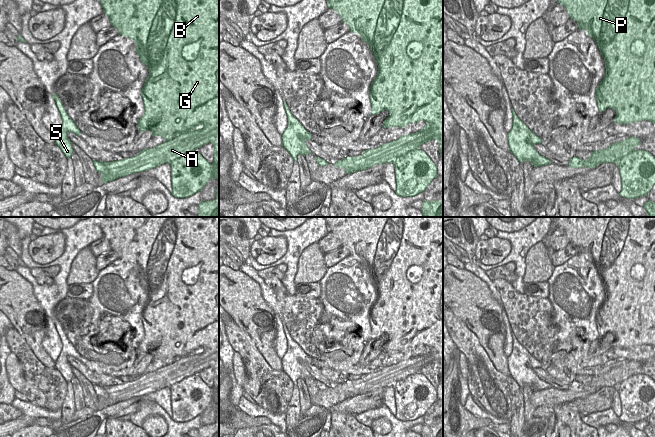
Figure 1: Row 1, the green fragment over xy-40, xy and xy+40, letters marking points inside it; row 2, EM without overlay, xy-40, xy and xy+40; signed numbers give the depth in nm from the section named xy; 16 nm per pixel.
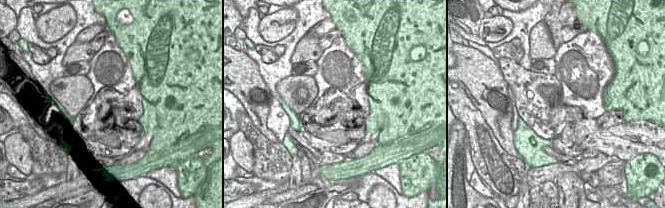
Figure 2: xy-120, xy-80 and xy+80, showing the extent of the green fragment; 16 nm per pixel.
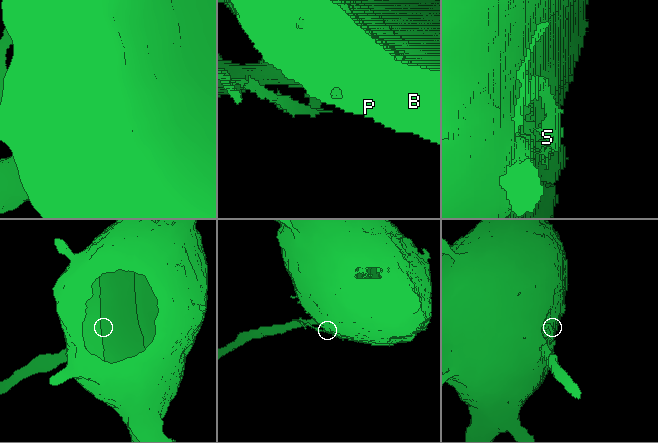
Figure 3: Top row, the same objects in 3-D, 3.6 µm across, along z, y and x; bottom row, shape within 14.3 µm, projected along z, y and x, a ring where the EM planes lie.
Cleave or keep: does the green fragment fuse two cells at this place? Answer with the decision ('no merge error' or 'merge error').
merge error

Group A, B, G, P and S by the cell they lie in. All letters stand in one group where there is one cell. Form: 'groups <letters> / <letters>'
groups A B G P / S

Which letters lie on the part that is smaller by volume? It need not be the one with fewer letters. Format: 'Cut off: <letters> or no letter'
Cut off: S

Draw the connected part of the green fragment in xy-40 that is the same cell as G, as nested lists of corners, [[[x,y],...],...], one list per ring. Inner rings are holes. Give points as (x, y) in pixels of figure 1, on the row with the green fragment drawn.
[[[100,0],[100,3],[104,13],[110,19],[111,26],[119,31],[118,35],[133,40],[136,45],[136,53],[149,71],[149,76],[141,92],[145,111],[143,116],[138,120],[137,128],[139,132],[151,130],[152,137],[161,136],[166,139],[165,142],[153,148],[145,148],[139,151],[134,157],[111,162],[94,162],[96,172],[102,173],[101,180],[103,184],[133,173],[148,171],[164,163],[169,163],[171,166],[172,195],[176,198],[187,198],[194,195],[201,191],[212,178],[219,182],[219,0]],[[208,143],[214,145],[214,160],[212,164],[197,151],[199,147]]]

